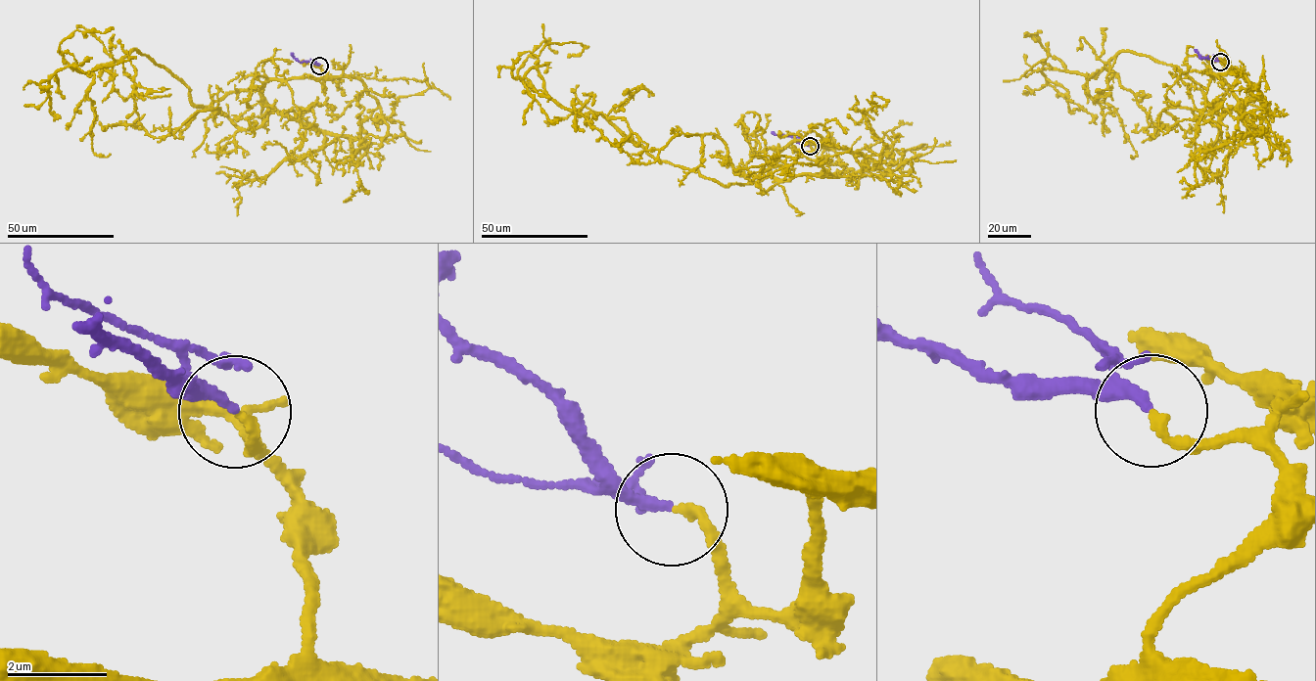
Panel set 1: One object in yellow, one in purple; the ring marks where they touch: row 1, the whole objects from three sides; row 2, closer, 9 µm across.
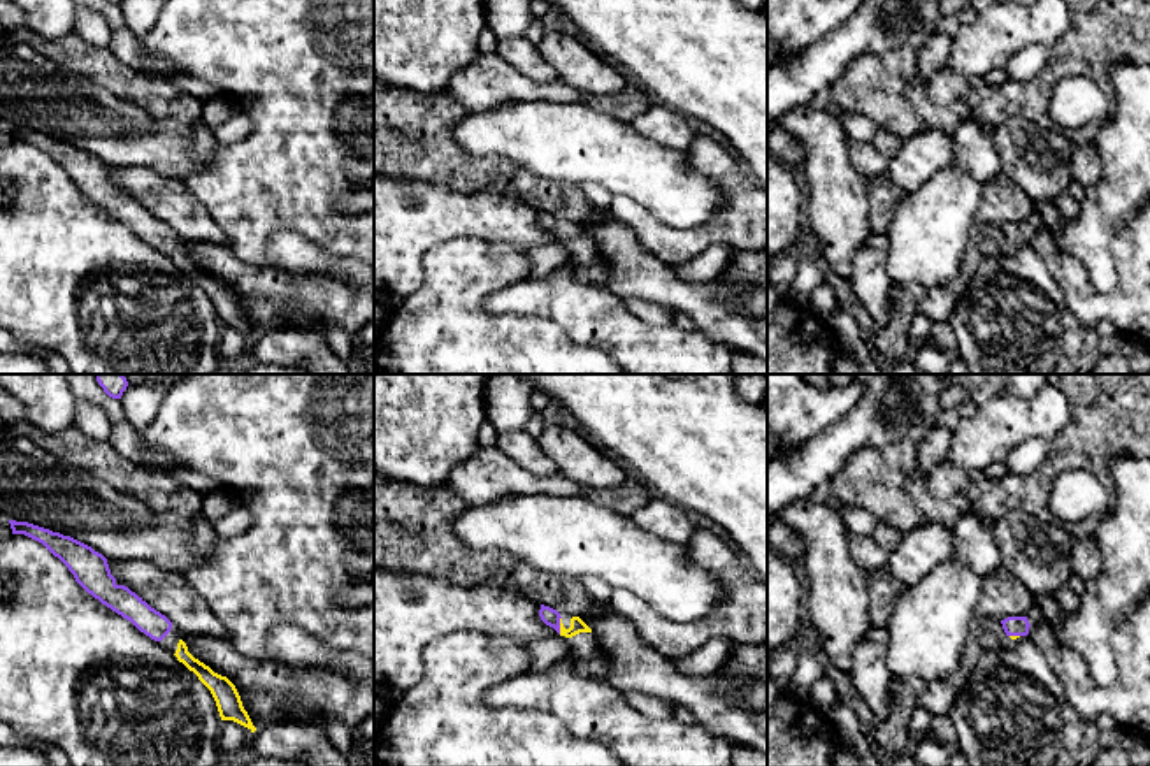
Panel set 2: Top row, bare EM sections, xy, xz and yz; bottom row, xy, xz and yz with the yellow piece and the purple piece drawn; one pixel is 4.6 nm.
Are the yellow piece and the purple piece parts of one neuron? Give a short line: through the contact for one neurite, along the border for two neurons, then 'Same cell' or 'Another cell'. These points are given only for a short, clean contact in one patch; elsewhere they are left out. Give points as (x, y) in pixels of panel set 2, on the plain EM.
Line: xz (578, 232), (574, 236), (560, 232), (548, 222). Same cell

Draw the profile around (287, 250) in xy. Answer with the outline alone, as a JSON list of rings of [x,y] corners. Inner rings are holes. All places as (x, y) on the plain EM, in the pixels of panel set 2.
[[[290,228],[272,230],[263,267],[288,274],[314,274],[360,290],[374,290],[374,269],[353,257],[337,257]]]

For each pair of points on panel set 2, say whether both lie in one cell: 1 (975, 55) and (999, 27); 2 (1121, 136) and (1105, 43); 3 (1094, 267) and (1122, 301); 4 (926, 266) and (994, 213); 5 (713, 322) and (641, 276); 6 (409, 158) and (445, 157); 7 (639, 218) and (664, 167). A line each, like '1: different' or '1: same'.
1: same
2: different
3: different
4: different
5: same
6: same
7: different

